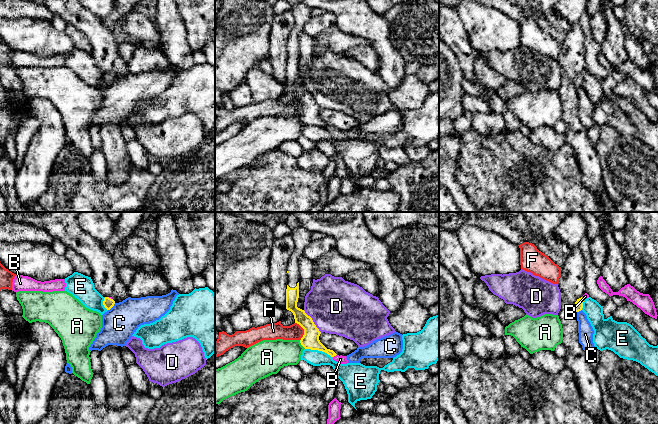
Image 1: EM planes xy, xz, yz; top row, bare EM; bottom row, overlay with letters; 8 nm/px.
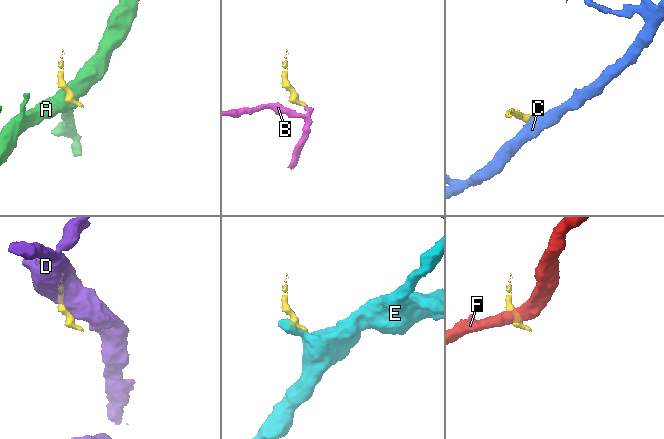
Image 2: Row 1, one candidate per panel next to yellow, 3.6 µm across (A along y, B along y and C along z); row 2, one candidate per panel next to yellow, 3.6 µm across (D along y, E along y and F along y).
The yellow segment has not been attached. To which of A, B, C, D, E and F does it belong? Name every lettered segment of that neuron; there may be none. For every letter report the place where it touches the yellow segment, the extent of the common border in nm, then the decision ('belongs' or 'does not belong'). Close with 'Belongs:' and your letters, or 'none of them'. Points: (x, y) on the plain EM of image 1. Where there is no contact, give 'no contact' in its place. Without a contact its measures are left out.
A: xz (301, 120) | 90 nm | does not belong
B: xz (334, 131) | 40 nm | belongs
C: xy (111, 83) | 90 nm | does not belong
D: xz (312, 97) | 240 nm | does not belong
E: xz (319, 126) | 240 nm | does not belong
F: xz (304, 107) | 160 nm | does not belong
Belongs: B

